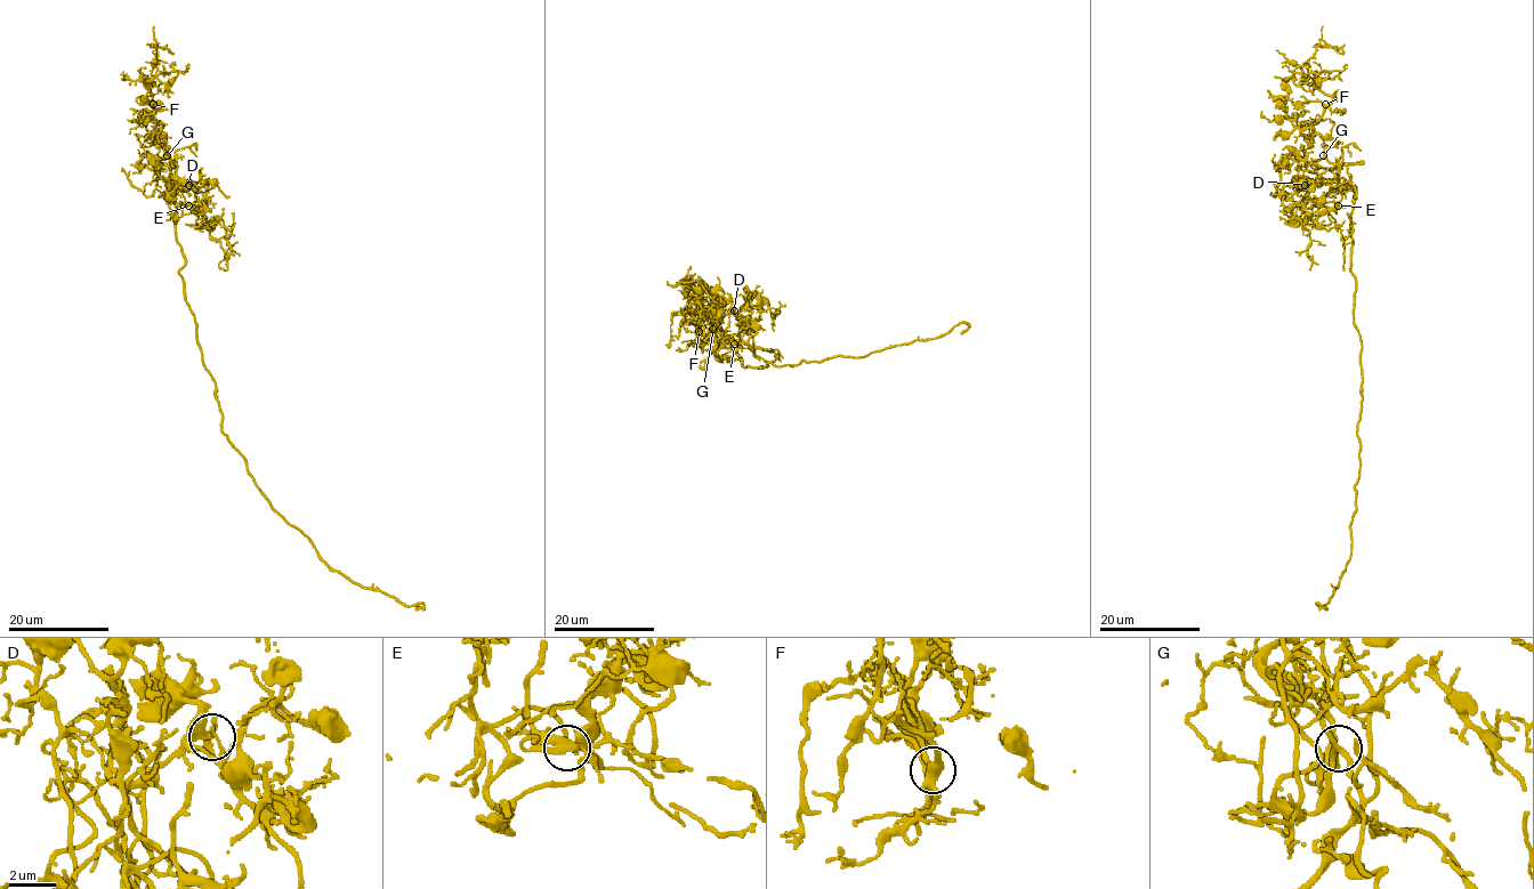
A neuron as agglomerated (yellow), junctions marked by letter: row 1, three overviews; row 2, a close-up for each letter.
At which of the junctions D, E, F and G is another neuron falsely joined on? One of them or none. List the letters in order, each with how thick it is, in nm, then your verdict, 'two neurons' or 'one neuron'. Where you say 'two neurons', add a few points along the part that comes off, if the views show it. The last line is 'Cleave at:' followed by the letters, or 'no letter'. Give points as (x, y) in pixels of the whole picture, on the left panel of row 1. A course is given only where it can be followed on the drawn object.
D: 240 nm thick; one neuron
E: 360 nm thick; one neuron
F: 360 nm thick; one neuron
G: 200 nm thick; one neuron
Cleave at: no letter

